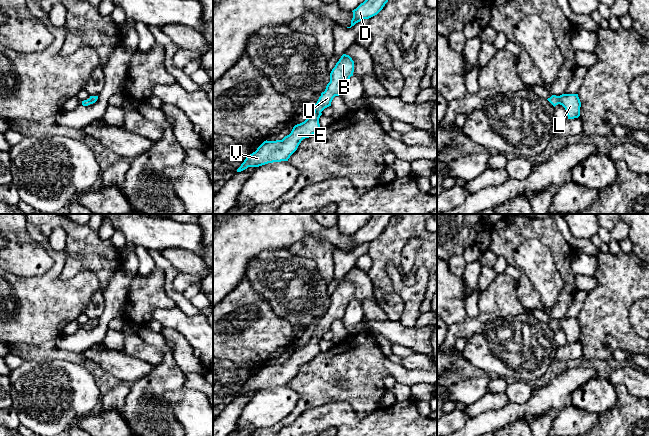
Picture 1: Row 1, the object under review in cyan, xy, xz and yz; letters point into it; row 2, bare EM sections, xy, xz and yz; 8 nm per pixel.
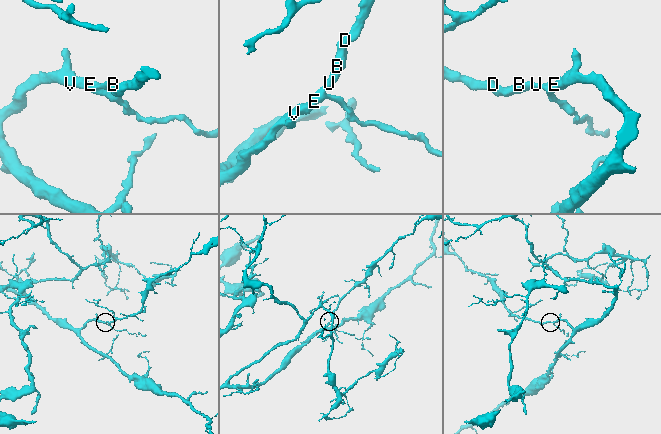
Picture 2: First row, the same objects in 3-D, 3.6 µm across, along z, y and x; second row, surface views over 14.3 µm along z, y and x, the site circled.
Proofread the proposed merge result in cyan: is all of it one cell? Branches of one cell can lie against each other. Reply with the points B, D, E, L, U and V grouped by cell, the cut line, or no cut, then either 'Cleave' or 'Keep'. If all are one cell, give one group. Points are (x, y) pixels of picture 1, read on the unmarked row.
Groups: B D E L U V. No split. Keep

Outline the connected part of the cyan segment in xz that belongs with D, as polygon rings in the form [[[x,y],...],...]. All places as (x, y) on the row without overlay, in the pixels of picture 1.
[[[372,214],[370,220],[352,235],[353,242],[351,244],[351,250],[347,252],[351,252],[356,247],[377,239],[388,226],[393,215],[394,214]]]

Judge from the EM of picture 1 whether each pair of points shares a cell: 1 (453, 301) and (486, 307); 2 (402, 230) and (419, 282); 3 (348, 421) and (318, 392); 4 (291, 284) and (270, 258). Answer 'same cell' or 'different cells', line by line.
1: different cells
2: different cells
3: different cells
4: same cell

